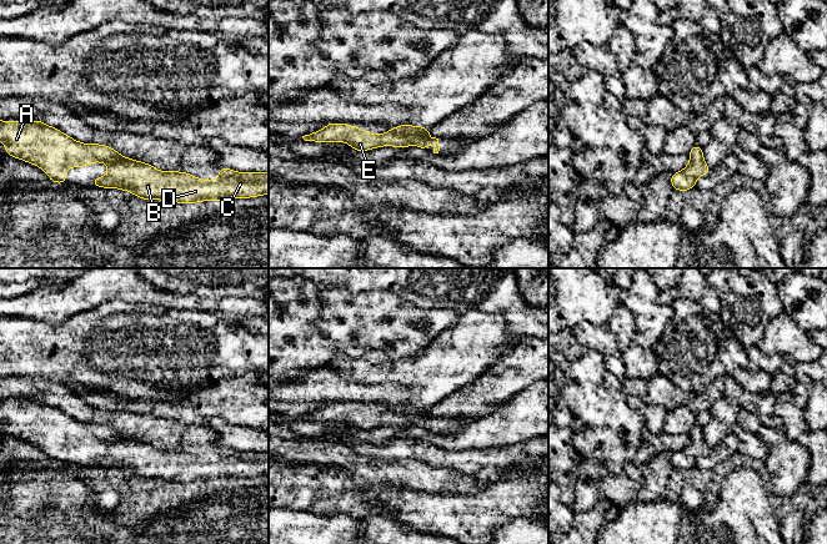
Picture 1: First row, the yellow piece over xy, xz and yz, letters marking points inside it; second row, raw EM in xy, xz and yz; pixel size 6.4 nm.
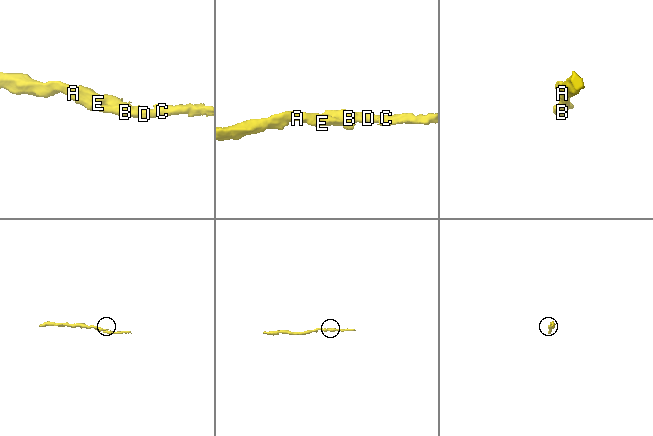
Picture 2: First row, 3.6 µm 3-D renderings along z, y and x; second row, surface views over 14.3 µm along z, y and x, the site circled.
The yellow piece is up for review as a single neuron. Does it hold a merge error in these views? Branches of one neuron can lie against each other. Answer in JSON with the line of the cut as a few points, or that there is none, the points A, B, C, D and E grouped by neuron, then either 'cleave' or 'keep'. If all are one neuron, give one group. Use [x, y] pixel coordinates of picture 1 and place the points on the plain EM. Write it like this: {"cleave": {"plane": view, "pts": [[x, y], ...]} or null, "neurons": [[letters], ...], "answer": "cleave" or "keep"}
{"cleave": null, "neurons": [["A", "B", "C", "D", "E"]], "answer": "keep"}

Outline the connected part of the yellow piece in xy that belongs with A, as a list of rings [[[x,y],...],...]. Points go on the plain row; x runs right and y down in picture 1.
[[[0,401],[0,420],[5,432],[15,438],[32,443],[44,449],[51,462],[66,463],[66,449],[82,447],[94,442],[109,445],[107,454],[96,457],[91,465],[129,470],[142,479],[161,479],[166,482],[196,483],[220,480],[227,477],[250,478],[269,474],[269,452],[237,452],[221,447],[217,459],[201,459],[187,452],[157,450],[152,444],[124,437],[112,427],[99,423],[81,423],[60,409],[35,401]]]

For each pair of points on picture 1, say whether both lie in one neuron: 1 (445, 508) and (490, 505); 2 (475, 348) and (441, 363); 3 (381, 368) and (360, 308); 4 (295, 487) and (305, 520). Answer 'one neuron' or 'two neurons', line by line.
1: one neuron
2: one neuron
3: two neurons
4: two neurons

